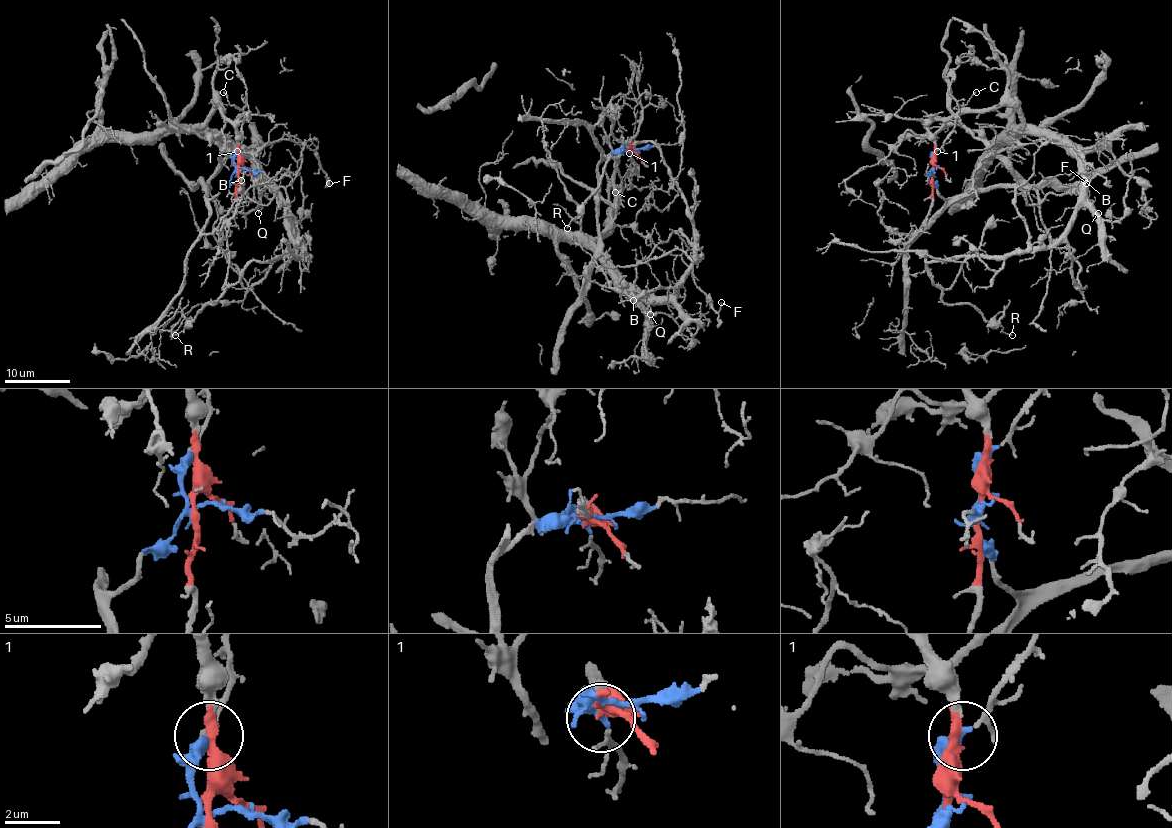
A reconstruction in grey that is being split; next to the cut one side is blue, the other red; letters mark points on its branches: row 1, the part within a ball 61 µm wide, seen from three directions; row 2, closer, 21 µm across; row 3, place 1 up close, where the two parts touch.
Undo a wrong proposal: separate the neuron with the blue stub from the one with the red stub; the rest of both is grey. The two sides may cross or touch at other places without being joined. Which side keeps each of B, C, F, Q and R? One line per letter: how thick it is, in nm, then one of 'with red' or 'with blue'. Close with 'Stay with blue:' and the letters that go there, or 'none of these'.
B: calibre 200 nm; with red
C: calibre 100 nm; with blue
F: calibre 140 nm; with blue
Q: calibre 120 nm; with red
R: calibre 120 nm; with red
Stay with blue: C, F

